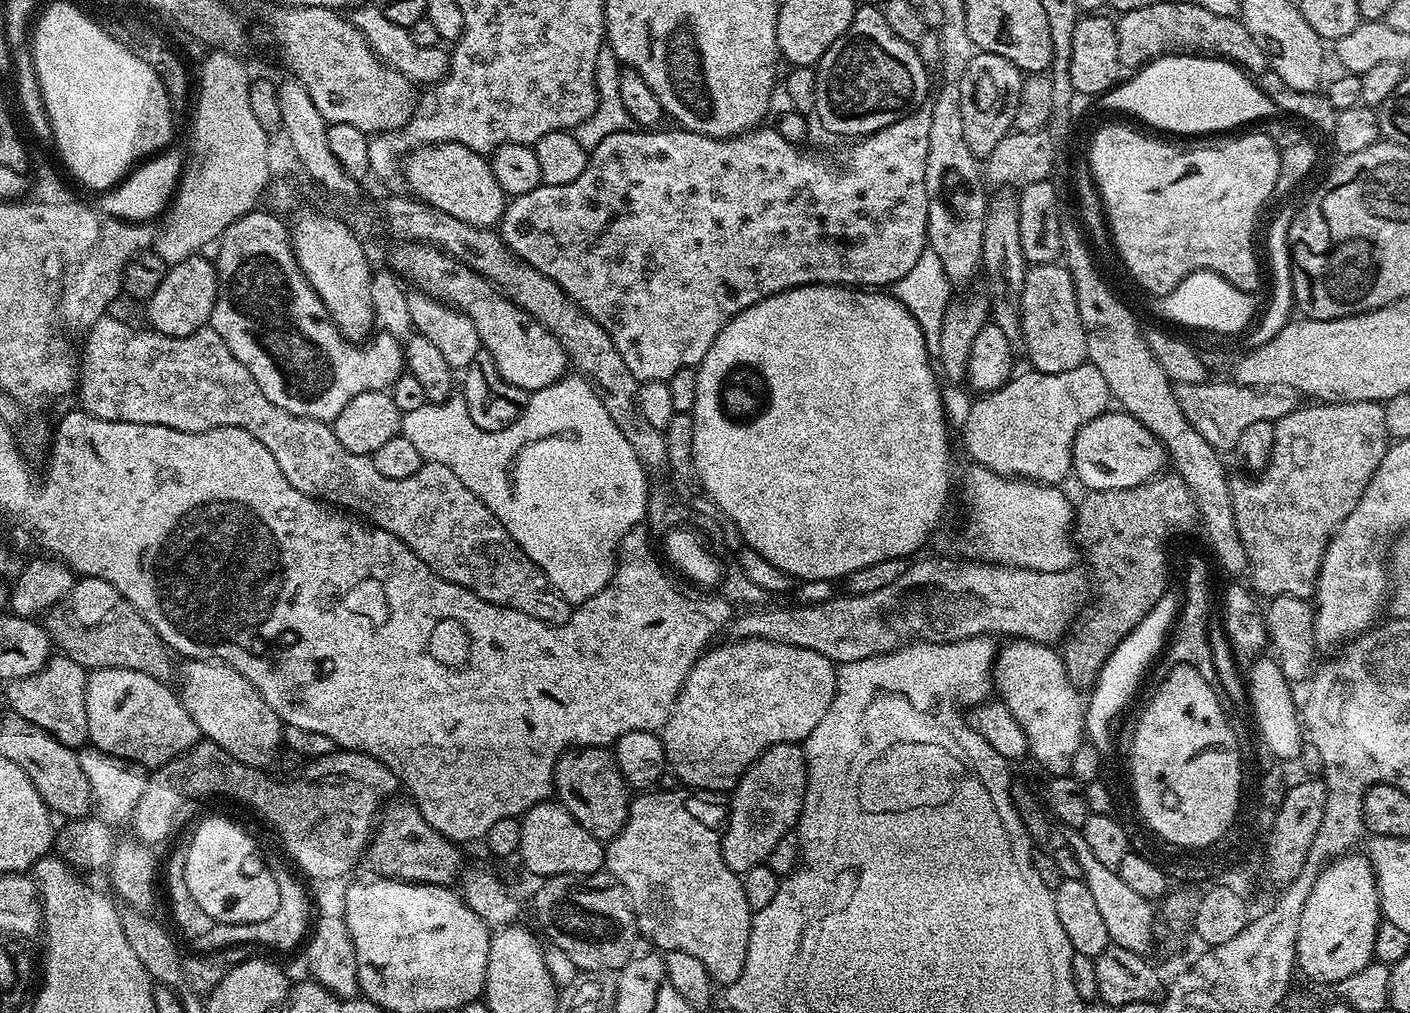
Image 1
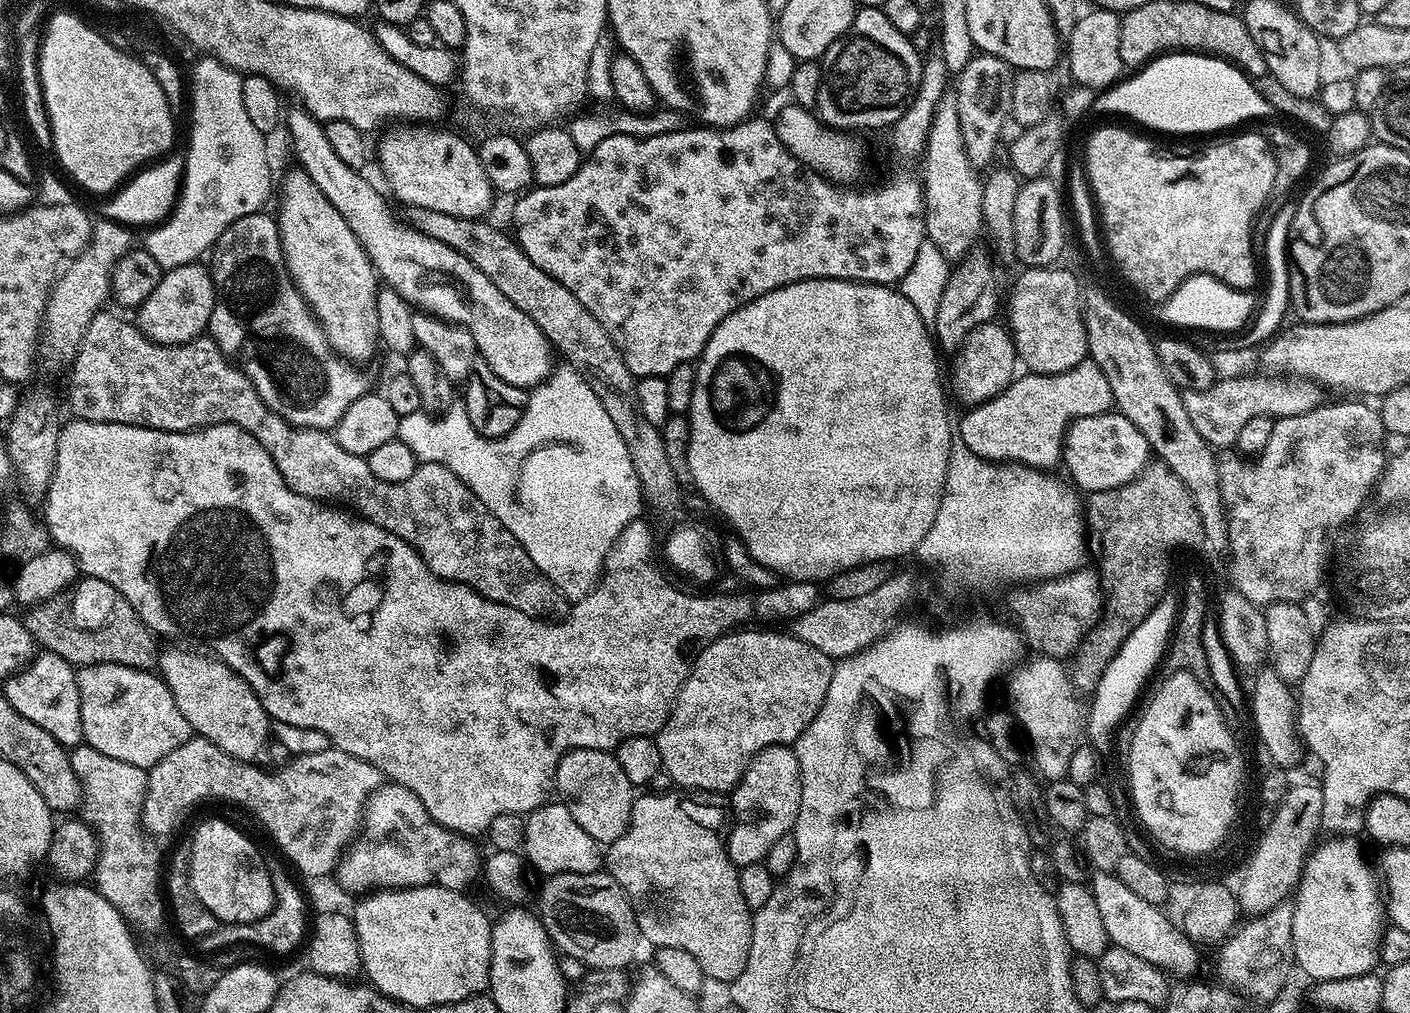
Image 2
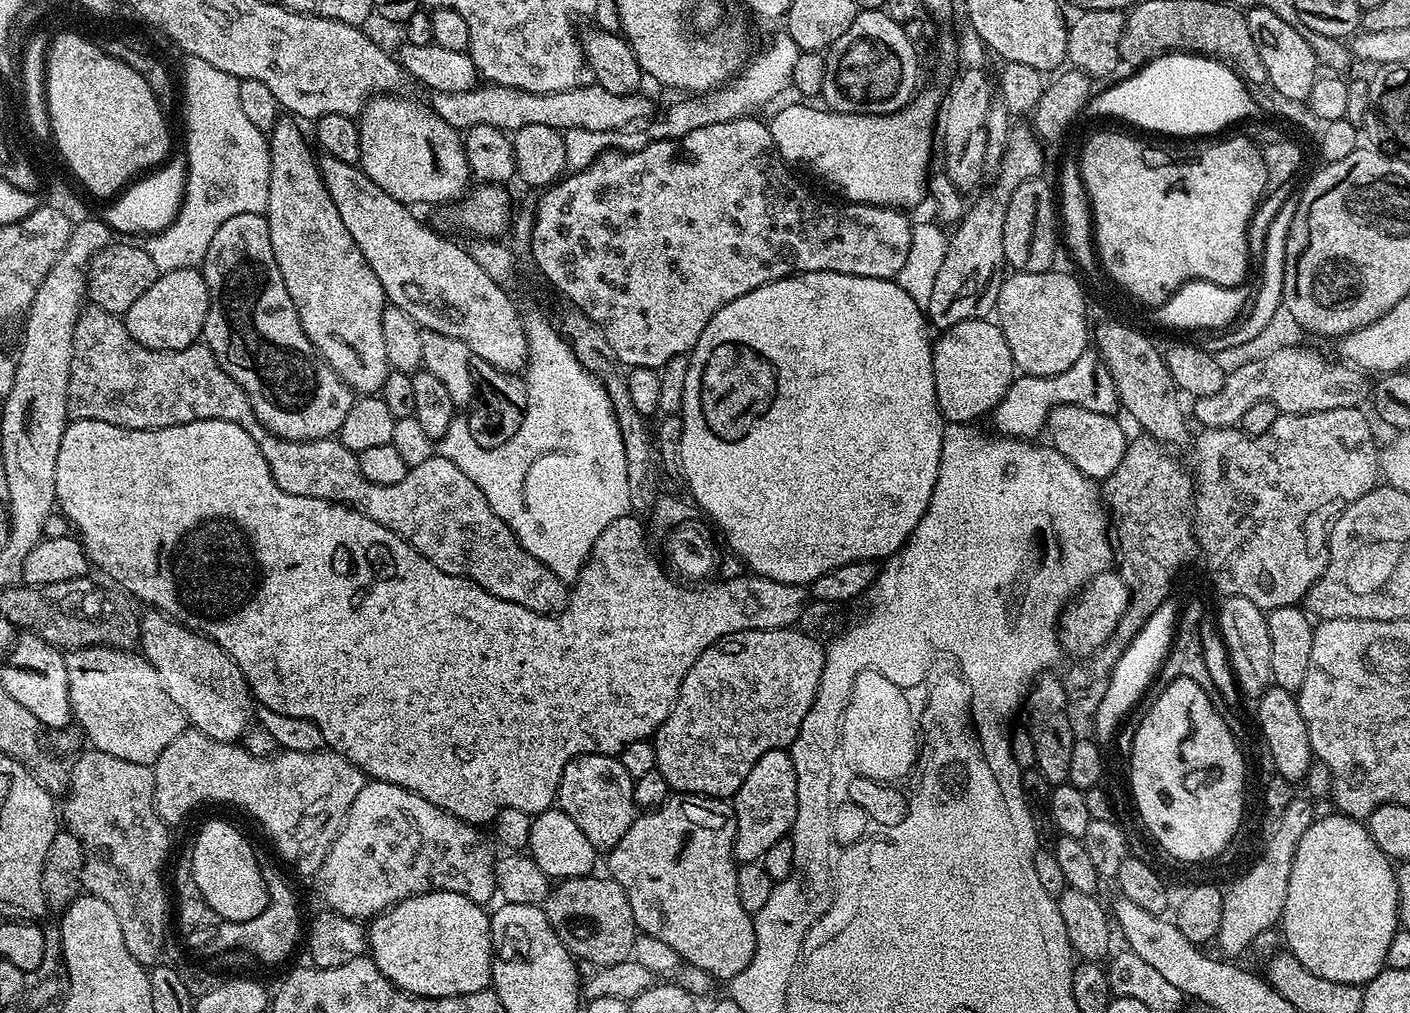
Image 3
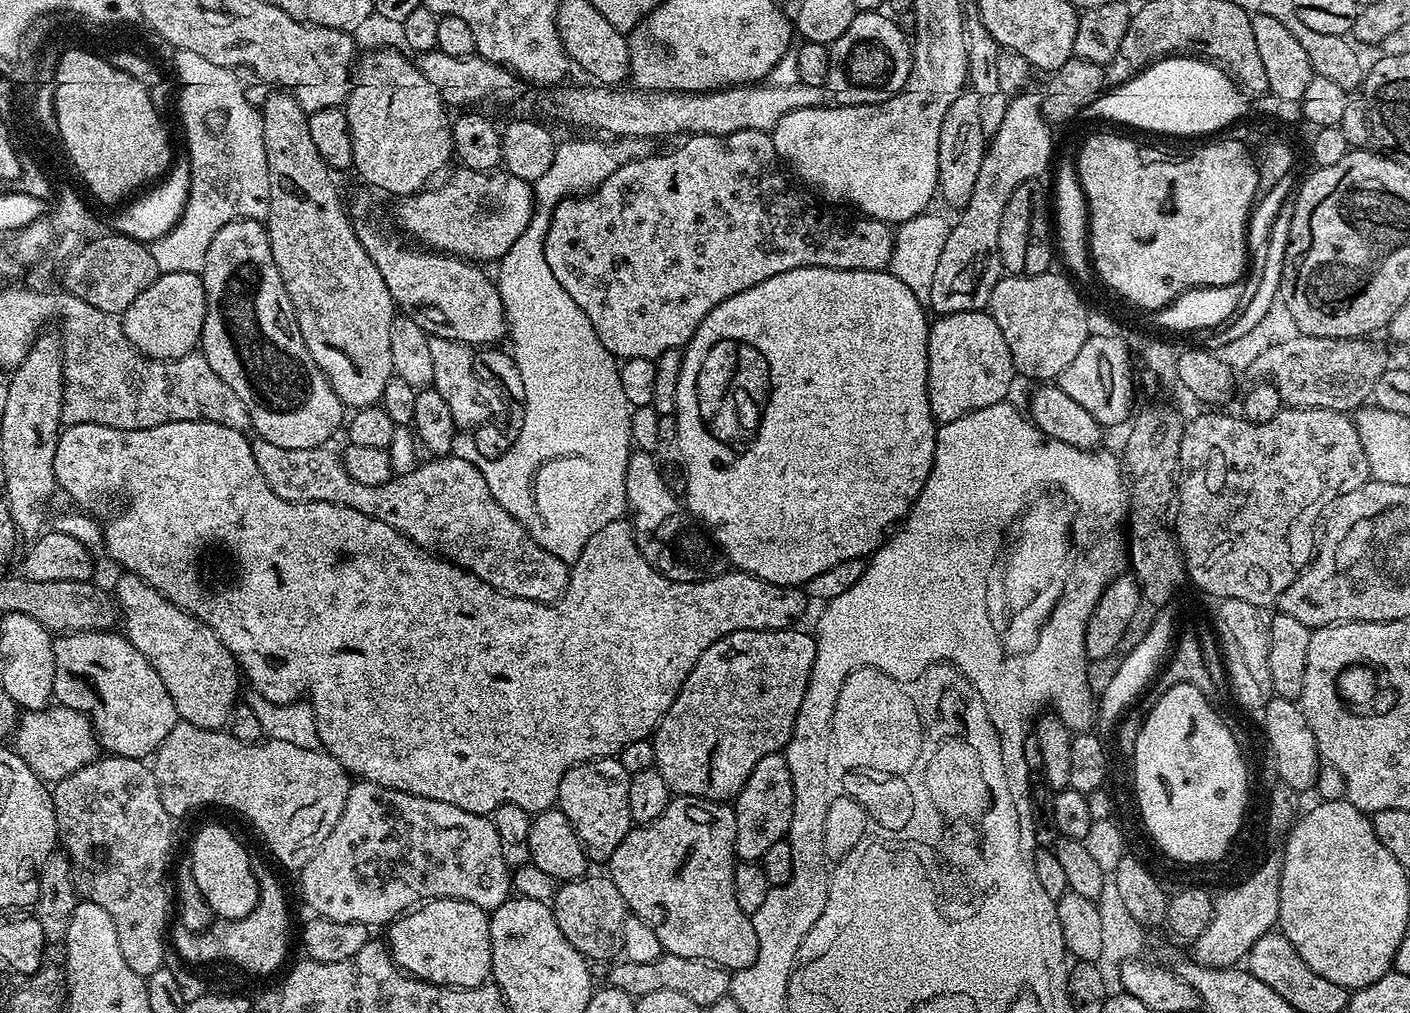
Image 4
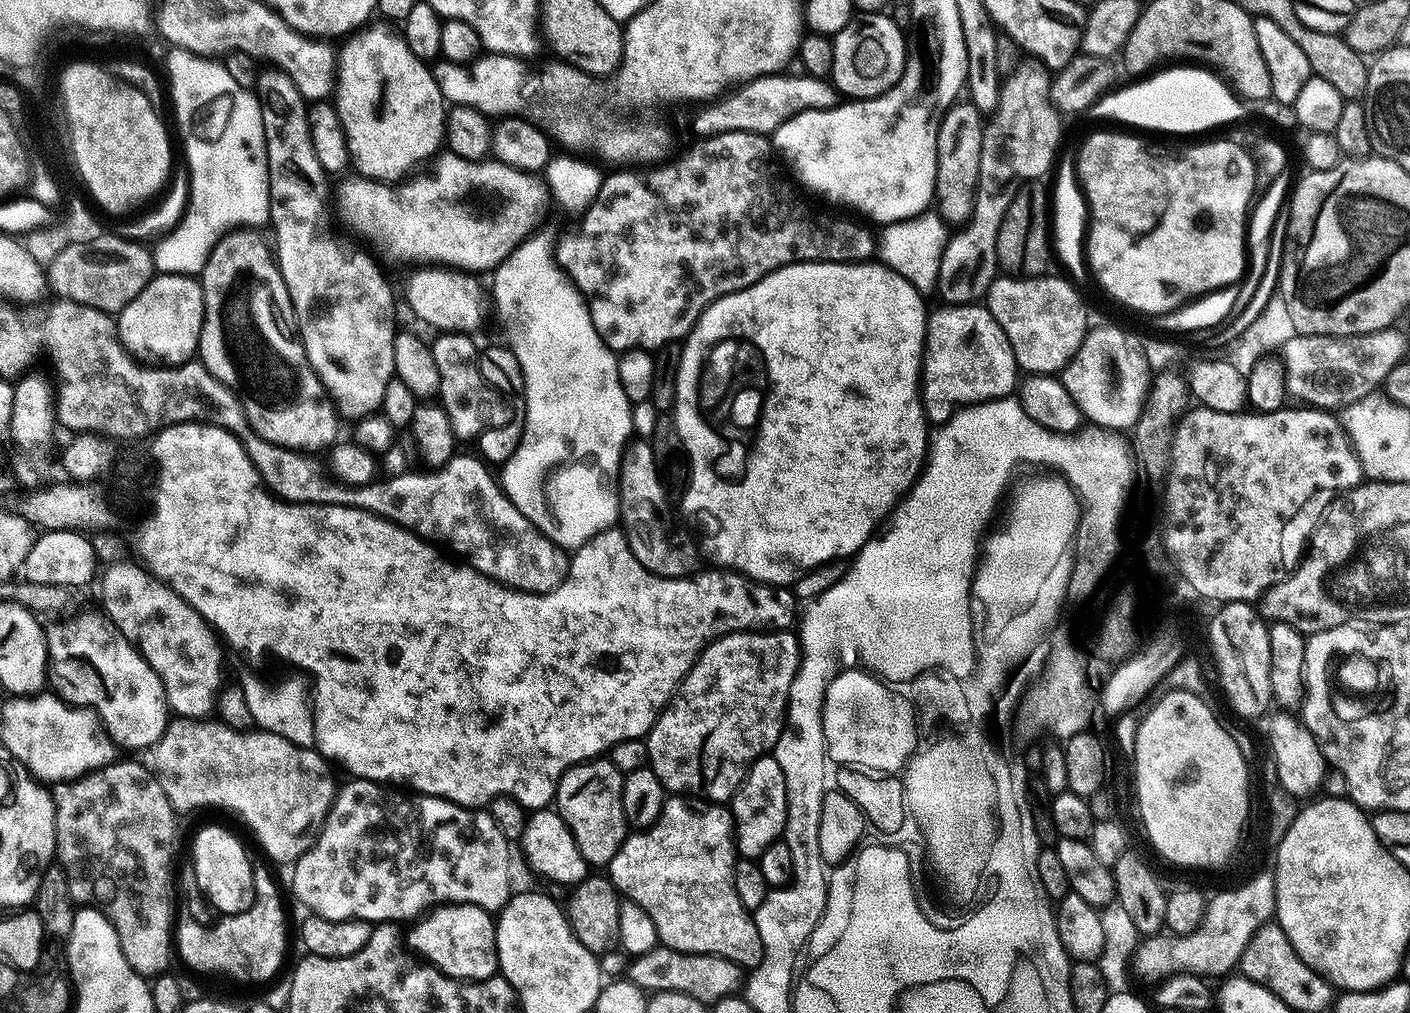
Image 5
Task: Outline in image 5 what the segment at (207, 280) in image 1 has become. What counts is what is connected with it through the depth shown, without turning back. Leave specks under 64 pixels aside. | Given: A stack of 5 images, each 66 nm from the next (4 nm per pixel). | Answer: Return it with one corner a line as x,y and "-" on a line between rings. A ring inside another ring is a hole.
156,274
134,302
115,317
116,332
126,351
153,366
184,364
197,355
204,321
204,288
196,276

